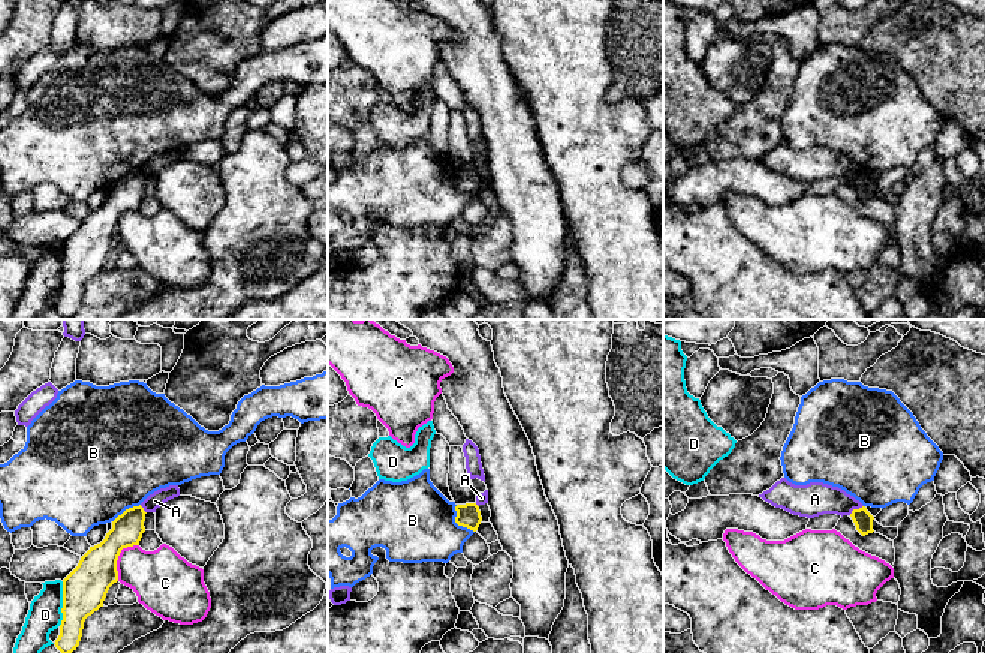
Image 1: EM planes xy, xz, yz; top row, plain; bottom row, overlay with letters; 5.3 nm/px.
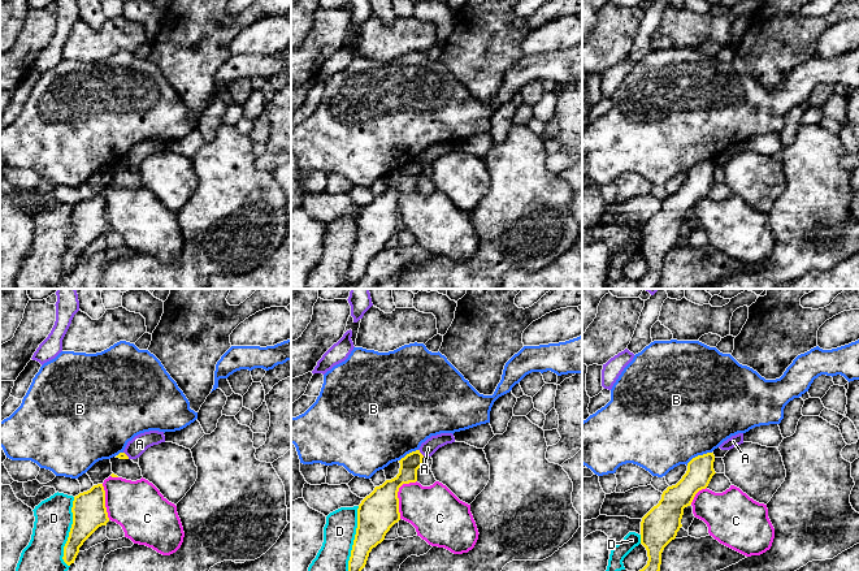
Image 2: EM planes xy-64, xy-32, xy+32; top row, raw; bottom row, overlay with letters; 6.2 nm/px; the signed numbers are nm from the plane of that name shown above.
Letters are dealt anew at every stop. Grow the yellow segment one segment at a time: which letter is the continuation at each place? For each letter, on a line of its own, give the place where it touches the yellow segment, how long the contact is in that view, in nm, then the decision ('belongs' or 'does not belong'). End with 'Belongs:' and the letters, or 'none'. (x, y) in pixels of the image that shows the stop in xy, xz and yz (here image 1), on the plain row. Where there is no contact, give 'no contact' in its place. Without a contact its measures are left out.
A: yz (855, 174) | 90 nm | does not belong
B: xz (457, 187) | 180 nm | does not belong
C: xy (117, 222) | 240 nm | does not belong
D: xy (63, 268) | 240 nm | does not belong
Belongs: none

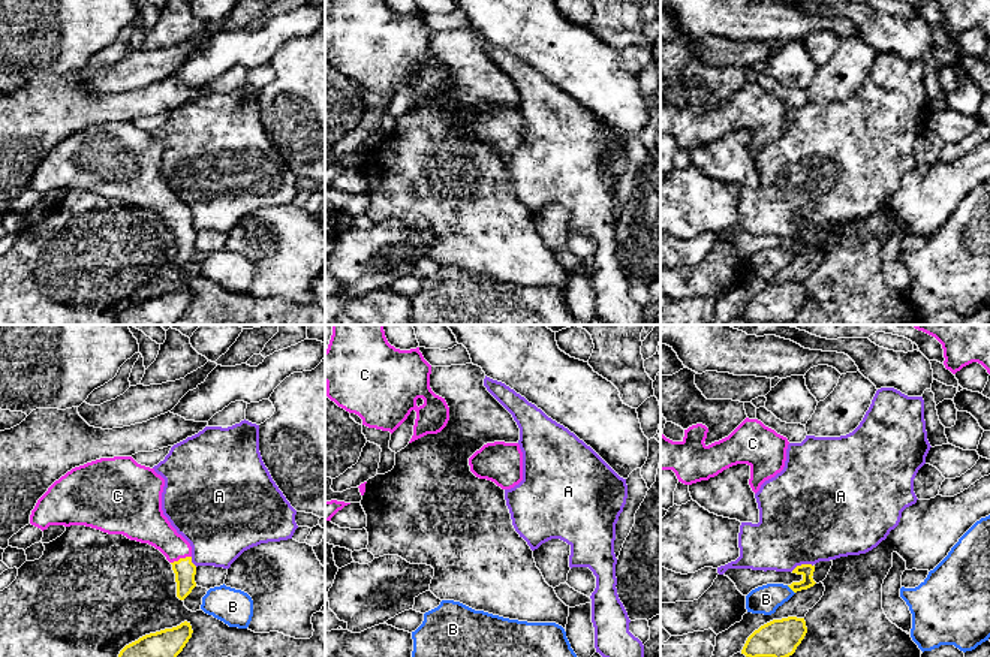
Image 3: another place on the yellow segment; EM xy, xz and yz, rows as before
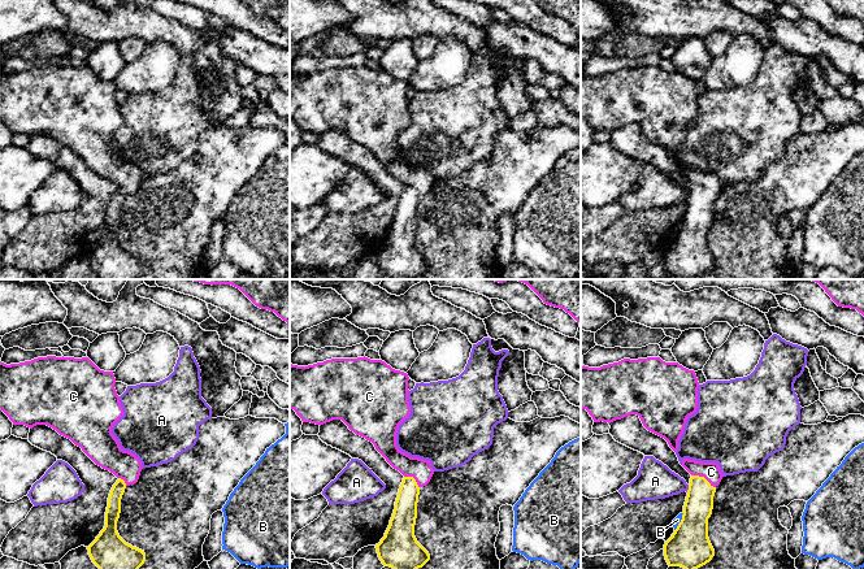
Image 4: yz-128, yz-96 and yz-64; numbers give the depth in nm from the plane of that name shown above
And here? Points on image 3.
A: yz (802, 229) | 120 nm | does not belong
B: yz (791, 253) | 60 nm | does not belong
C: xy (180, 223) | 120 nm | belongs
Belongs: C

